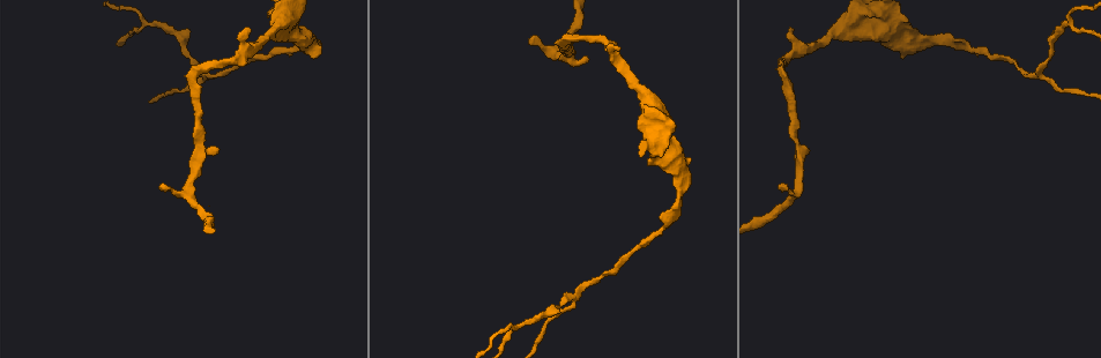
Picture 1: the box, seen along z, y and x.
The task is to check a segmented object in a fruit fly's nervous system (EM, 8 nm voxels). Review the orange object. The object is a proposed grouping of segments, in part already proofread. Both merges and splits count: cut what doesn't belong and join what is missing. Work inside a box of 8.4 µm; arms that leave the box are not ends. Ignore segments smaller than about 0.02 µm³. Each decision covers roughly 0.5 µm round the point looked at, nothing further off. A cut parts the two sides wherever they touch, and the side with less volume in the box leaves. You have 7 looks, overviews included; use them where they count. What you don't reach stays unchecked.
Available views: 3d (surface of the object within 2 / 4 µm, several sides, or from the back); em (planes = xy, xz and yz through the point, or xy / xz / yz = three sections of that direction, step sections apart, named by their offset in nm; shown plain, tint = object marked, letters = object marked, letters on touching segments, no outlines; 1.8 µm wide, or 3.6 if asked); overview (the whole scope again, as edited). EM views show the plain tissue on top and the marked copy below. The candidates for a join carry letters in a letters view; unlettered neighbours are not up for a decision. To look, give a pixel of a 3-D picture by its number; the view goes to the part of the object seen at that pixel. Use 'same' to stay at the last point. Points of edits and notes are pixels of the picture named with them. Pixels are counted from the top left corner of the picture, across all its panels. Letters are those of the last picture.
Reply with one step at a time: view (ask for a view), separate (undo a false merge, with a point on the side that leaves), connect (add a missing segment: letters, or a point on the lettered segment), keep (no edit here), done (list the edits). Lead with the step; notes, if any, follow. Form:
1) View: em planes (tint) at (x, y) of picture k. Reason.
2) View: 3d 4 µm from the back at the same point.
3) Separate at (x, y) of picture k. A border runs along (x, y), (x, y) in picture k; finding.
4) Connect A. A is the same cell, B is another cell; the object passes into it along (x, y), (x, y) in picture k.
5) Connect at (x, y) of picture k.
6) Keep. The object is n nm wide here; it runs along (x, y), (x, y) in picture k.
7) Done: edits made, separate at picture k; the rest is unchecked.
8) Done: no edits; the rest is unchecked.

View: em 3.6 µm xy step 4 (tint) at (658, 132) of picture 1. Sudden change in width.

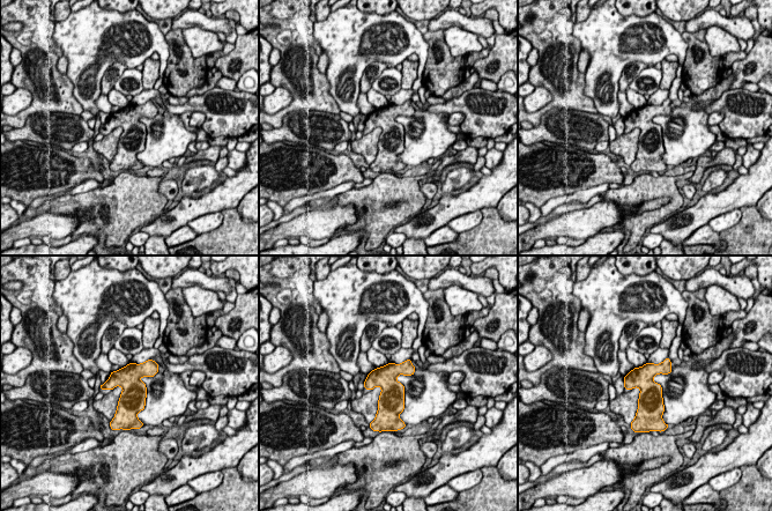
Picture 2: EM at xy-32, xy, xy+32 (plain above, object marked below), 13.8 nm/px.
View: em 3.6 µm planes (letters) at the same point. Cut it another way.

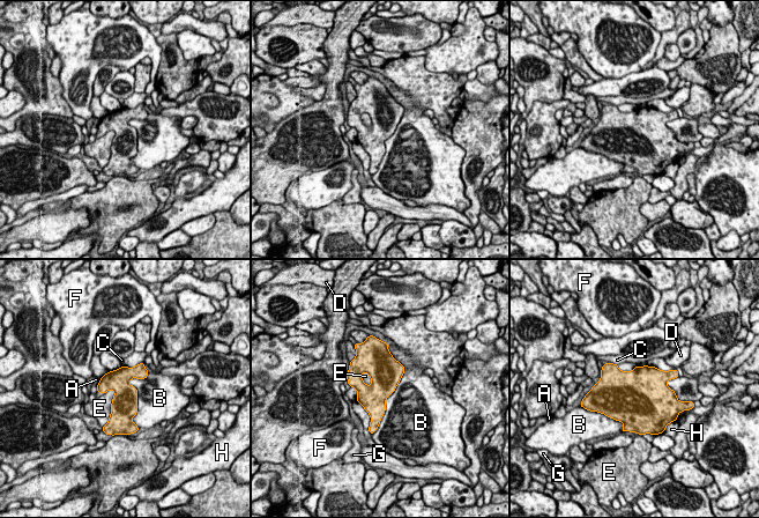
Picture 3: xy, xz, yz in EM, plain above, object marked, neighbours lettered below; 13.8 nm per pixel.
Keep. A, B, C, D, E, F, G and H are other cells; all the same cell.

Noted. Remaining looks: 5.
View: 3d 4 µm at (619, 50) of picture 1. Branch stops here.

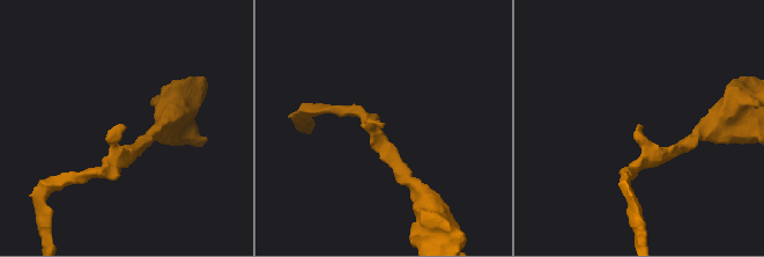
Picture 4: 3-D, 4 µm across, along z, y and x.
View: em xz step 16 (tint) at (383, 124) of picture 4. The arms are 160, 220 nm wide.

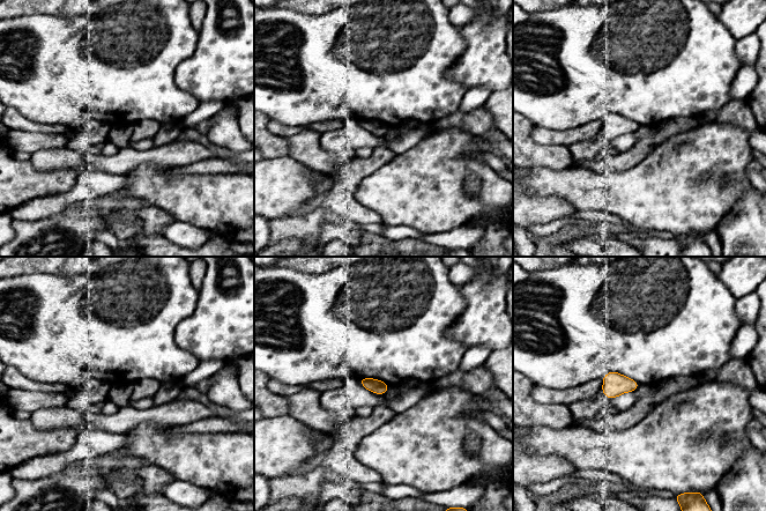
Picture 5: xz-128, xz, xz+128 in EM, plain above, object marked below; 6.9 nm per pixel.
View: em planes (letters) at the same point.

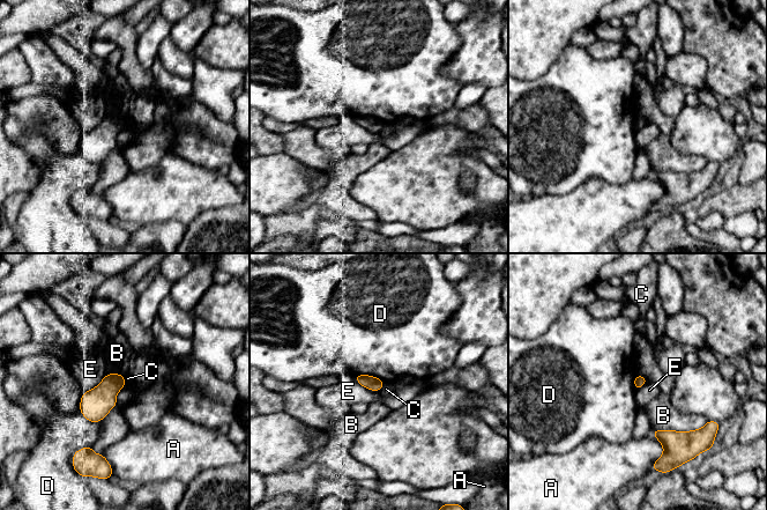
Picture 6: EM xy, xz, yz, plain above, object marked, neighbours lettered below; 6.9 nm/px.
Keep. A, B, C, D and E are other cells; a border runs along (352, 376), (371, 375), (384, 383) in picture 6; no lettered segment goes on from it.

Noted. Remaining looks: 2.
View: em 3.6 µm planes (letters) at (147, 23) of picture 1. Side arm on a straight run.

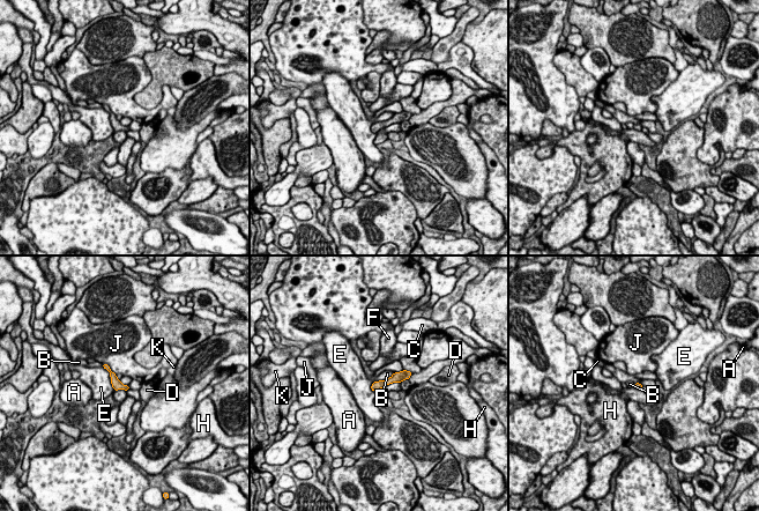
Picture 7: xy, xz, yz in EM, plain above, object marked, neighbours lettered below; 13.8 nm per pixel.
Keep. The longest contact is with E, 380 nm; A, B, C, D, E, F, H, J and K are other cells; a border runs along (394, 372), (389, 377), (376, 382) in picture 7; all the same cell.

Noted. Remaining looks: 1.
Done: no edits; the rest is unchecked.

